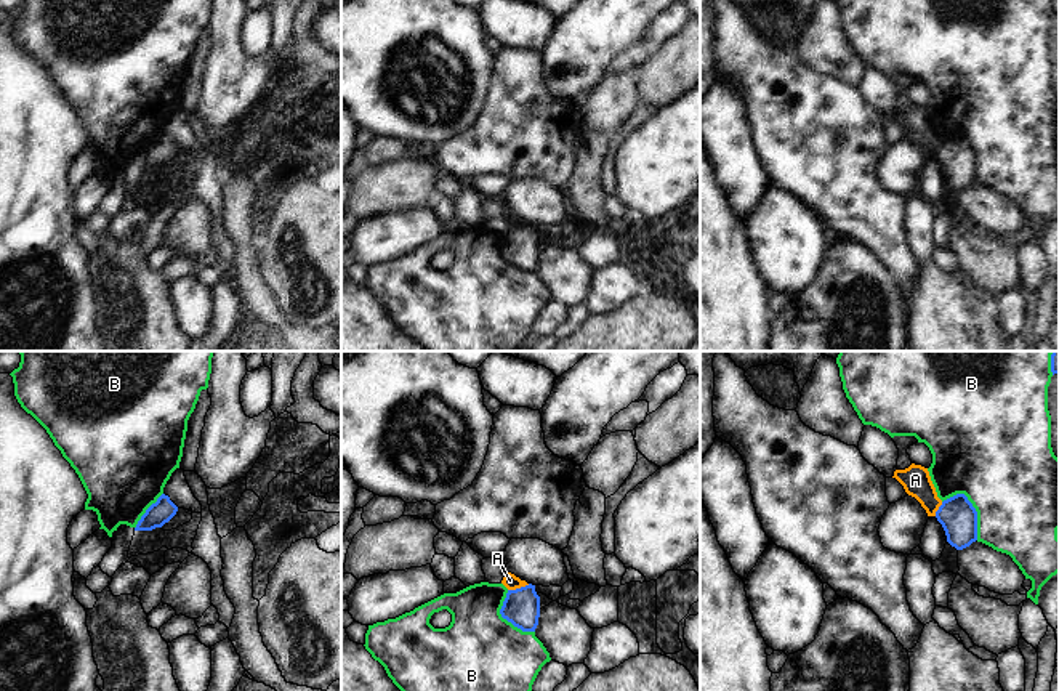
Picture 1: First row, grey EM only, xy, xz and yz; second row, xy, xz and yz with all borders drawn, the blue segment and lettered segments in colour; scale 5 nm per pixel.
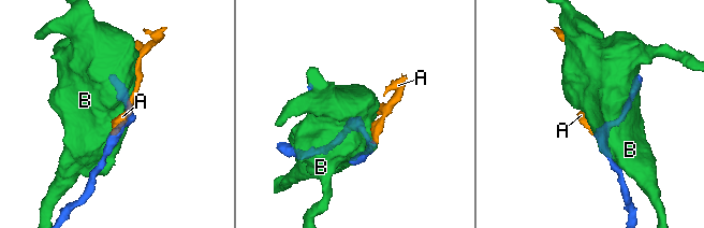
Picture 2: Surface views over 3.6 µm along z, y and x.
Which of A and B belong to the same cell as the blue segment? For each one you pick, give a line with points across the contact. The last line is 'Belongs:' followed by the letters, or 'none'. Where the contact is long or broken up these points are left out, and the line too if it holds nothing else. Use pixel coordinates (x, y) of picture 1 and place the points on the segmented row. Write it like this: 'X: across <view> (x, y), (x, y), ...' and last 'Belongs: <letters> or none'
Belongs: none

